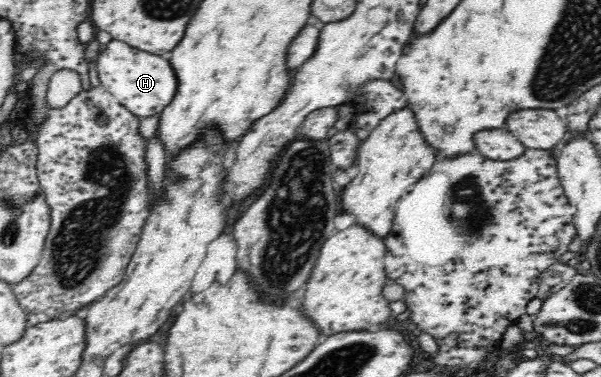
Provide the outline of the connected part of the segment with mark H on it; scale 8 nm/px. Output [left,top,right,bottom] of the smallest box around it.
[97,41,177,117]

